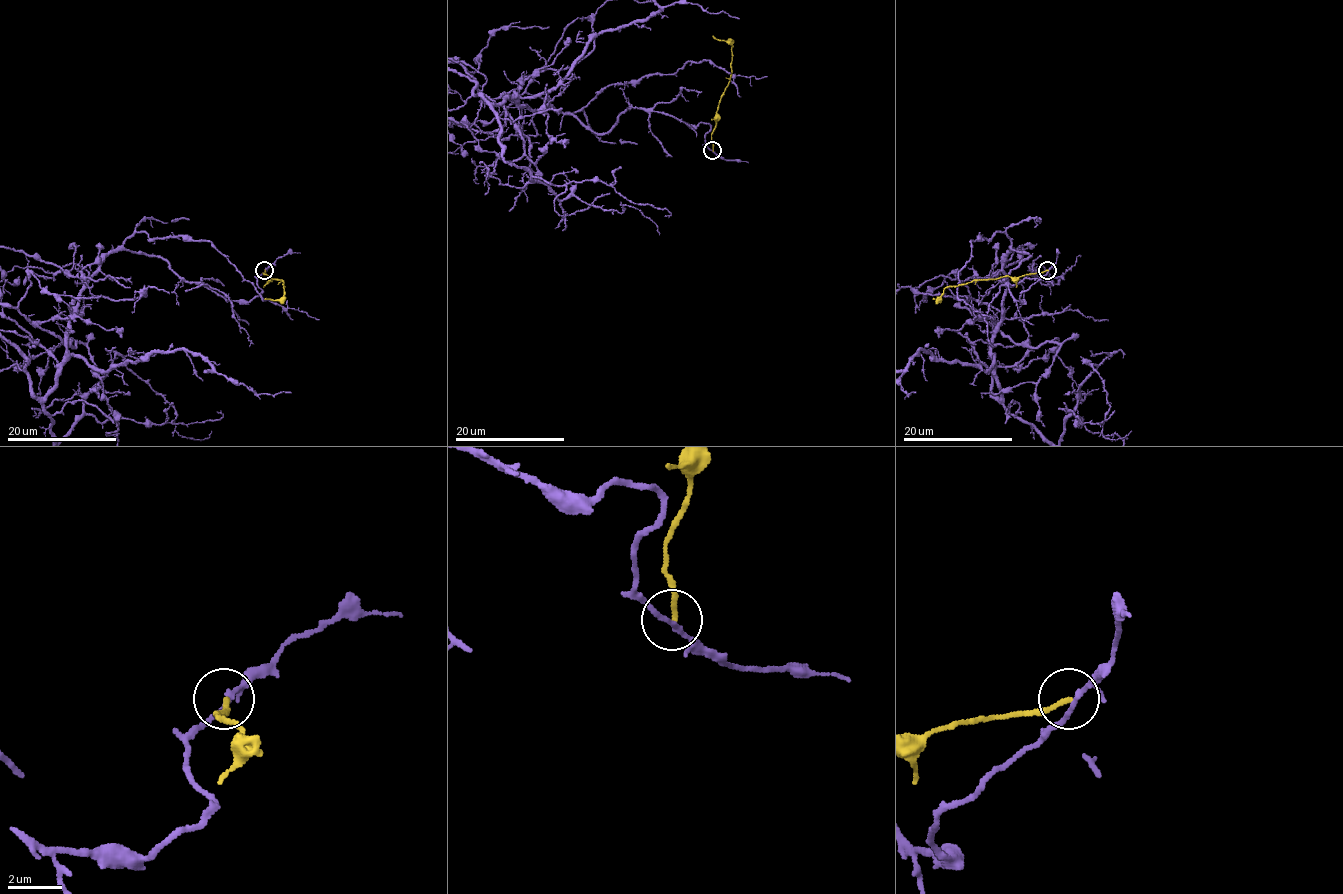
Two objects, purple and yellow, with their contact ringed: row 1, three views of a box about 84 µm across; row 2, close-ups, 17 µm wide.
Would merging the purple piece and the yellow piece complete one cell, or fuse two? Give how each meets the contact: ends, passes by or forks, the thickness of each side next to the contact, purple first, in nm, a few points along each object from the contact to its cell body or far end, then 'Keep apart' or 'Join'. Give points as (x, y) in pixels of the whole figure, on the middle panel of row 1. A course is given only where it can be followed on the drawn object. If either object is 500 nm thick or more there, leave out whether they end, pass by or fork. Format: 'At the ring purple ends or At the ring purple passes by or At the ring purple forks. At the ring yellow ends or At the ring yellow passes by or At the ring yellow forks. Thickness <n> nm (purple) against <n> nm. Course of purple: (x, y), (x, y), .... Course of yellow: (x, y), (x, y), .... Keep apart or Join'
At the ring purple passes by. At the ring yellow ends. Thickness 170 nm (purple) against 190 nm. Course of yellow: (712, 150), (711, 135), (716, 124), (720, 96), (730, 80), (731, 52), (731, 44), (712, 36). Keep apart

